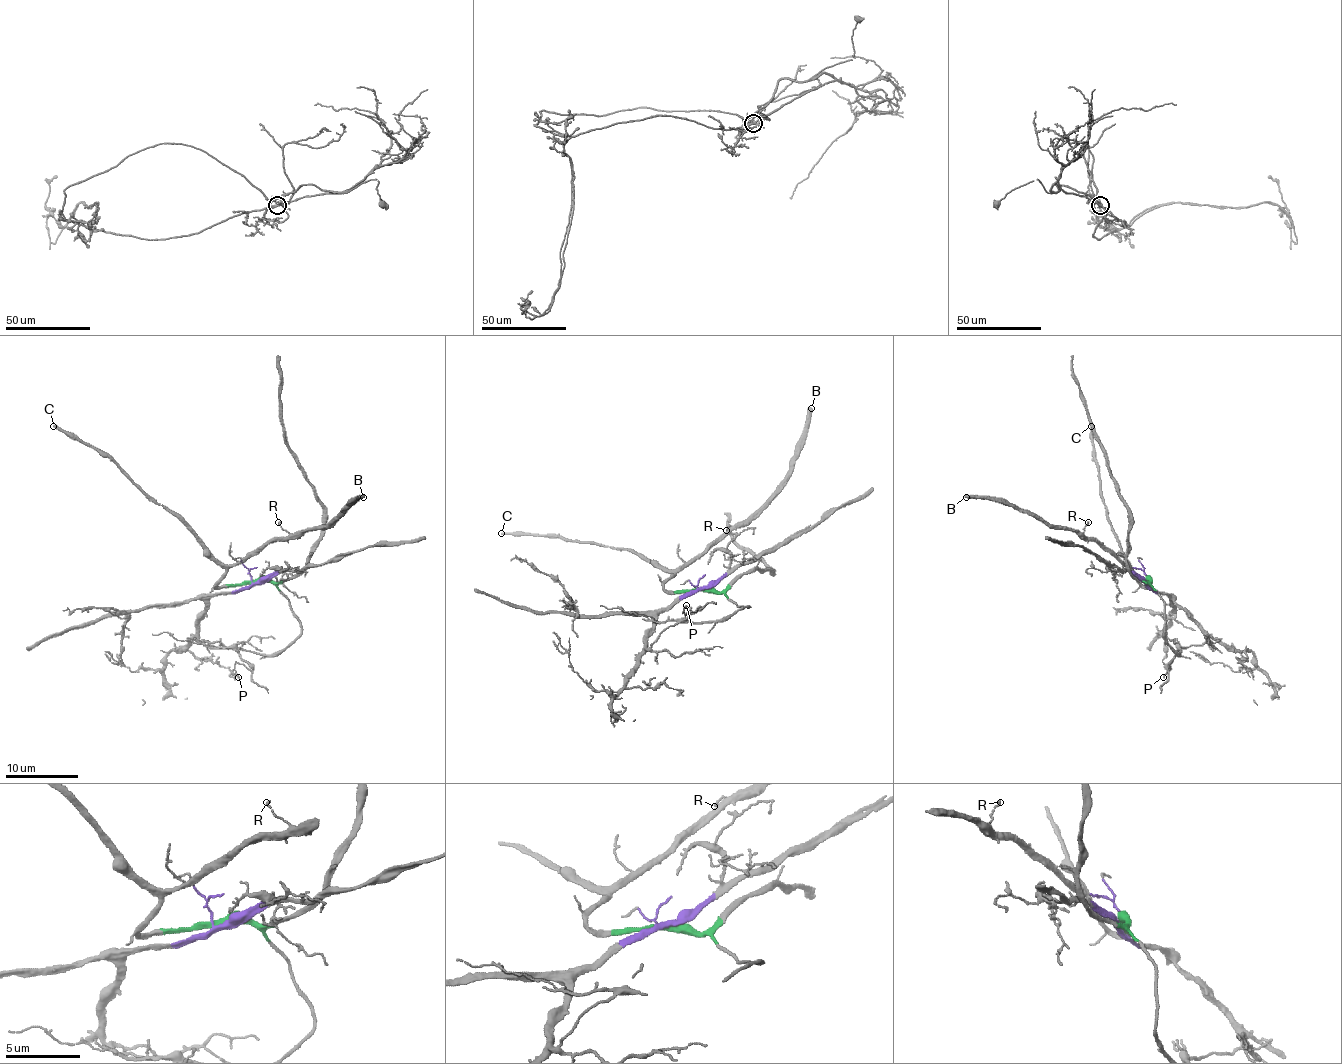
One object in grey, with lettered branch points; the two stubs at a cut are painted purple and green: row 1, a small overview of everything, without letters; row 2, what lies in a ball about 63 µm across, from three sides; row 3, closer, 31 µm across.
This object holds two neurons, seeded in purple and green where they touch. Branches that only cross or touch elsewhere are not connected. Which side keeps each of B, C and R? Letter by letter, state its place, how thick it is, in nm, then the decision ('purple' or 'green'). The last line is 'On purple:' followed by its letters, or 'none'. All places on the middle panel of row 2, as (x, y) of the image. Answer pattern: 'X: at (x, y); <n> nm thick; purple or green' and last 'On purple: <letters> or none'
B: at (811, 408); 460 nm thick; green
C: at (501, 533); 280 nm thick; green
R: at (726, 530); 110 nm thick; green
On purple: none

